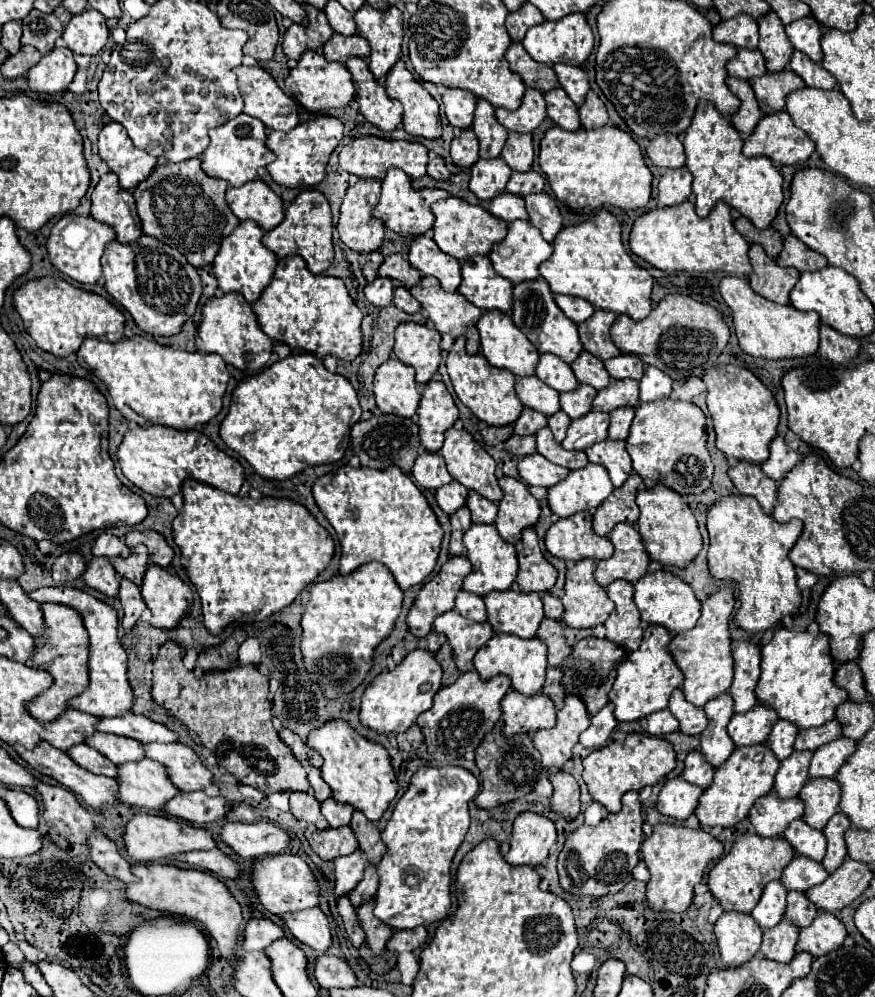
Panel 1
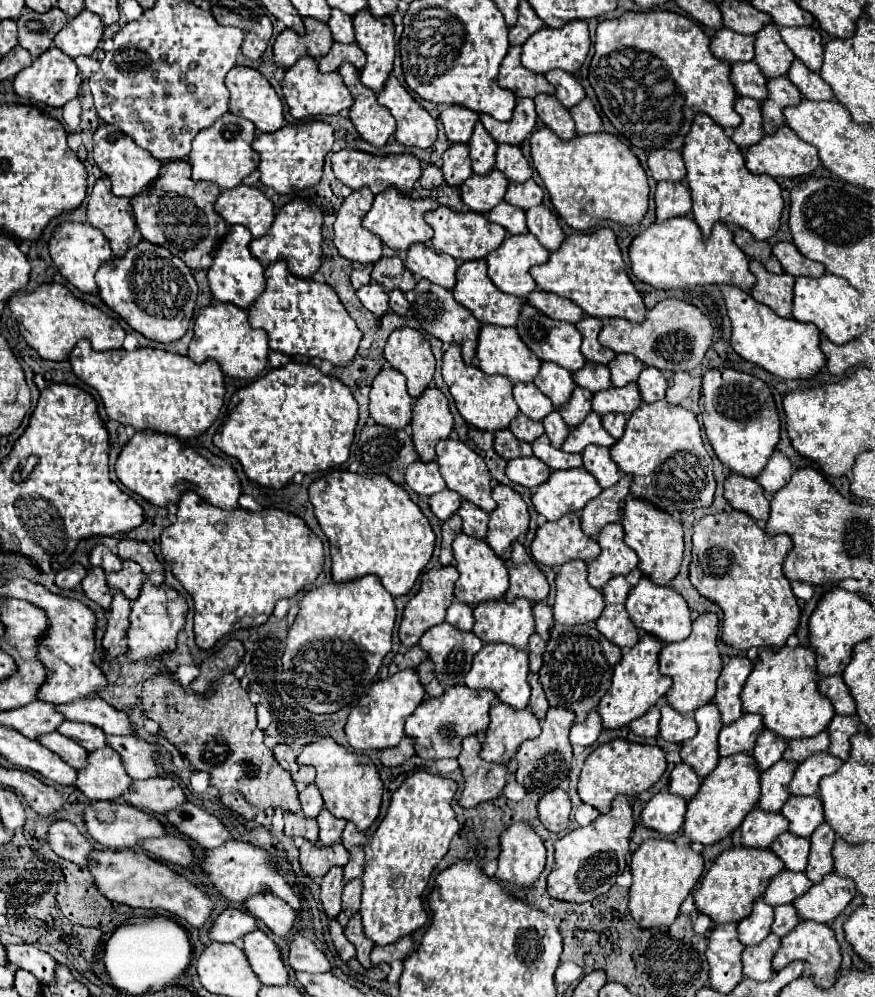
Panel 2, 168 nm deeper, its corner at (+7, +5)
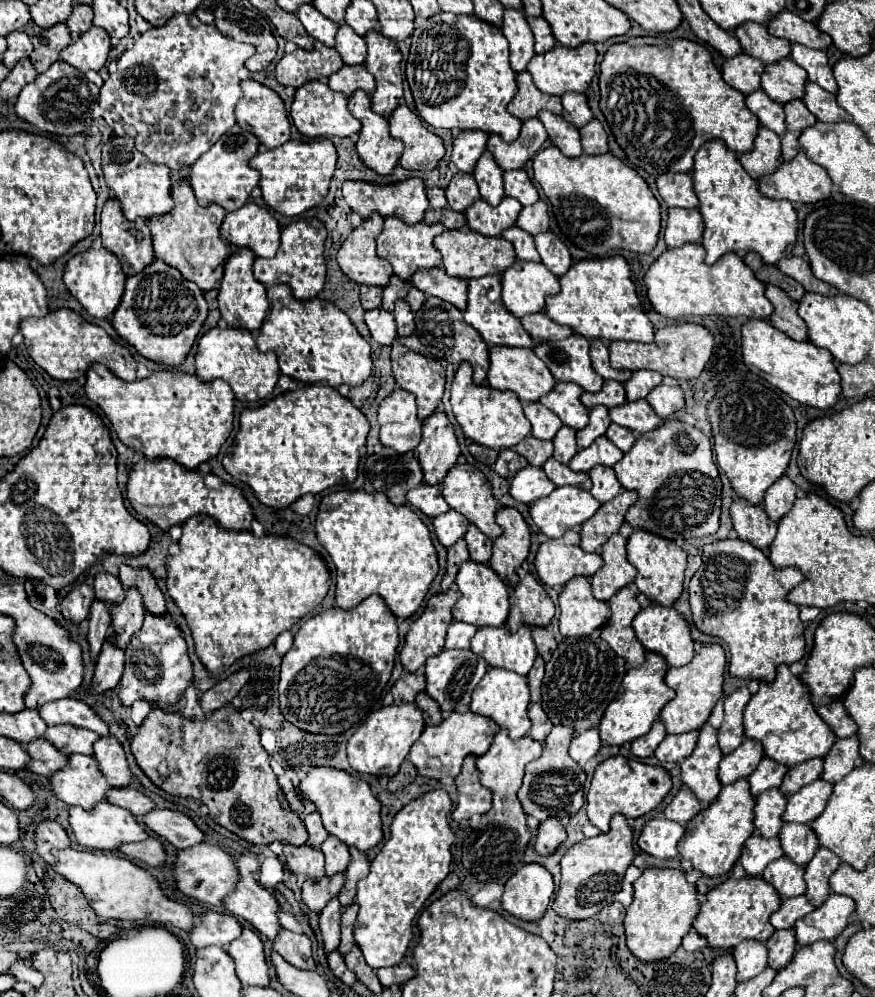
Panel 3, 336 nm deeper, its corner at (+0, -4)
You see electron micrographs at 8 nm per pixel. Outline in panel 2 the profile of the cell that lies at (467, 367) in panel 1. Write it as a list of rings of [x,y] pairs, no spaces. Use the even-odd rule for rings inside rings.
[[[451,345],[443,355],[443,379],[449,385],[449,391],[455,399],[455,407],[461,417],[481,431],[495,433],[499,429],[507,429],[519,413],[517,403],[511,395],[513,383],[503,375],[485,375],[481,369],[465,365],[461,359],[461,345]]]

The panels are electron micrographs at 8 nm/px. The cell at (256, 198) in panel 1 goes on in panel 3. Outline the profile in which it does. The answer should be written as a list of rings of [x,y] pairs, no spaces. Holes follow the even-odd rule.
[[[248,202],[236,212],[228,212],[220,236],[236,246],[248,246],[256,256],[272,258],[280,244],[278,220],[262,206]]]

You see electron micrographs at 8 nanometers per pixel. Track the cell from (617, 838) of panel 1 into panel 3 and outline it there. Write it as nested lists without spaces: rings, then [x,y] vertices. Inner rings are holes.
[[[614,814],[610,822],[610,832],[598,834],[596,838],[588,838],[574,844],[560,860],[562,878],[552,904],[556,914],[570,920],[582,920],[582,918],[592,918],[604,906],[612,904],[616,892],[622,890],[624,872],[636,856],[632,838],[634,834],[628,824],[628,818],[624,818],[622,814]]]

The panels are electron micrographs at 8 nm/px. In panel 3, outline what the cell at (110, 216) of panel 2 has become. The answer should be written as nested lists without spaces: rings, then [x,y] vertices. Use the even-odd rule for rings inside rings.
[[[116,198],[106,200],[102,208],[100,236],[102,244],[114,256],[118,256],[126,276],[138,274],[144,266],[148,266],[148,262],[154,260],[152,238],[146,220],[138,218],[136,222],[128,222]]]

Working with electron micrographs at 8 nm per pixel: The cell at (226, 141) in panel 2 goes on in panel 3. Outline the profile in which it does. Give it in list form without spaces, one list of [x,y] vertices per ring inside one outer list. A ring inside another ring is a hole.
[[[236,124],[226,134],[222,134],[220,140],[206,154],[202,154],[194,162],[190,170],[190,186],[194,188],[200,206],[208,206],[214,202],[226,208],[226,212],[232,212],[248,202],[252,188],[260,182],[260,172],[248,164],[250,158],[258,152],[258,146],[258,138]]]

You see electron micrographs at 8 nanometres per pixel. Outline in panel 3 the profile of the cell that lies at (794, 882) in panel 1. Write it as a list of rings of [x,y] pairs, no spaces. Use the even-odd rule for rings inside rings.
[[[806,894],[788,898],[780,904],[780,908],[770,916],[770,924],[774,928],[792,928],[794,922],[814,910],[812,902],[806,898]]]

